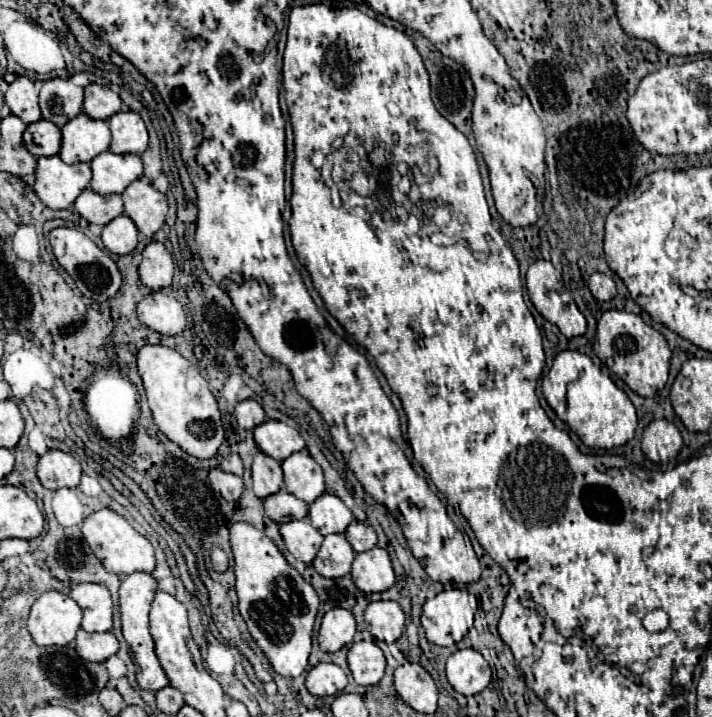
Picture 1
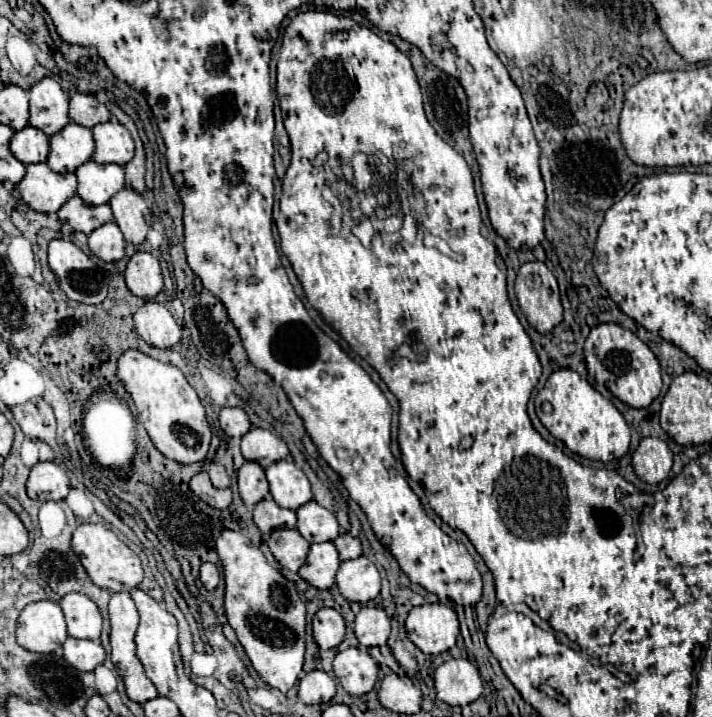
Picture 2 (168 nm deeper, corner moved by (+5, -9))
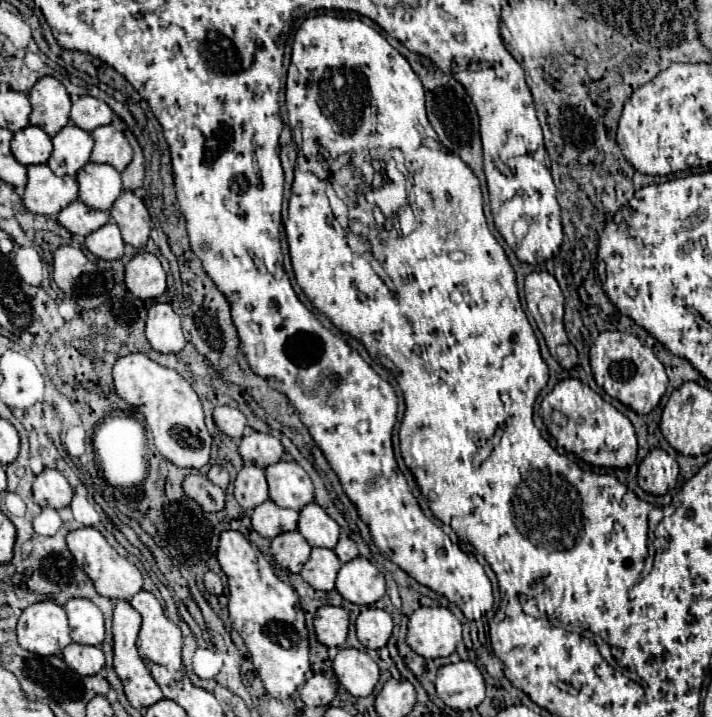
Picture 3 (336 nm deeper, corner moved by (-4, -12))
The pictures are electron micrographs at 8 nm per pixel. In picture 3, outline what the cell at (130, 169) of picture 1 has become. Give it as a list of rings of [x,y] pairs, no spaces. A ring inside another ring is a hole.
[[[88,162],[76,178],[80,184],[78,198],[96,210],[110,210],[116,198],[124,192],[120,172],[110,164]]]

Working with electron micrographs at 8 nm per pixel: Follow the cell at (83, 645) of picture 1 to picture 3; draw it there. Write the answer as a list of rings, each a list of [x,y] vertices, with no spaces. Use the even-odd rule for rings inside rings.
[[[76,644],[64,648],[64,662],[76,670],[80,676],[92,676],[98,674],[104,668],[104,652],[100,646],[88,646],[88,644]]]

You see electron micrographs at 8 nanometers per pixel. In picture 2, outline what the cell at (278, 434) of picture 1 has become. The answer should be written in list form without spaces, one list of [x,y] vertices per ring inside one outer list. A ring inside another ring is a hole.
[[[249,429],[249,433],[241,439],[241,453],[247,461],[255,461],[261,467],[267,467],[275,461],[281,461],[289,457],[289,449],[285,441],[277,435],[273,435],[267,429]]]

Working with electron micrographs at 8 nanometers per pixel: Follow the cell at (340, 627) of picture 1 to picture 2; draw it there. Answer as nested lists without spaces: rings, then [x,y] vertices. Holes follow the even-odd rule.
[[[323,607],[313,617],[313,639],[321,649],[337,647],[345,637],[345,621],[333,607]]]

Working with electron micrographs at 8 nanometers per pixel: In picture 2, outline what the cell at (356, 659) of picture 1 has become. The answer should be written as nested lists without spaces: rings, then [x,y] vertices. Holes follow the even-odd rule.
[[[349,647],[337,653],[333,659],[333,671],[349,695],[365,695],[373,689],[379,667],[365,649]]]

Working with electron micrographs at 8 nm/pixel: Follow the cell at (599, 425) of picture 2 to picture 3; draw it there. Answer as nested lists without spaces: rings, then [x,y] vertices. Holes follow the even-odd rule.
[[[566,378],[566,380],[560,380],[554,390],[542,400],[542,408],[544,408],[544,414],[550,410],[550,408],[556,408],[556,410],[562,410],[566,416],[568,416],[568,424],[566,426],[556,426],[556,424],[548,424],[546,420],[546,426],[550,430],[550,434],[556,438],[556,442],[566,448],[568,452],[574,452],[578,458],[582,458],[584,462],[592,464],[592,466],[604,466],[604,468],[626,468],[626,466],[632,466],[636,462],[636,450],[638,450],[638,440],[636,440],[636,432],[634,432],[634,426],[632,422],[622,414],[618,412],[610,402],[604,402],[600,394],[596,394],[594,390],[590,390],[588,384],[584,384],[582,380],[578,378]]]

